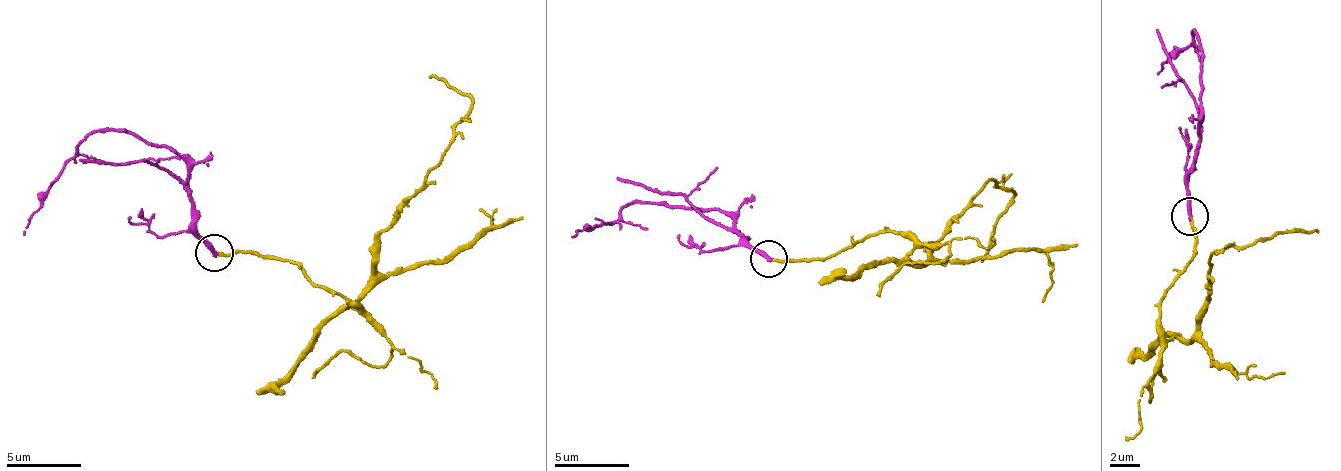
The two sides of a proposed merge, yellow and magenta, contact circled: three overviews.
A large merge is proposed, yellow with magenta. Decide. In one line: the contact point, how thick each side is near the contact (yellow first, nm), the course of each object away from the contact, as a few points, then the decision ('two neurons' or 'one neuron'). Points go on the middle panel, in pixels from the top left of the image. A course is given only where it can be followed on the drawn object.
(769, 258) | 200/320 nm | yellow via (767, 260), (831, 257), (886, 232), (927, 262), (927, 242), (986, 180), (1012, 189), (1012, 203), (980, 262) | magenta via (767, 257), (745, 243), (735, 214), (652, 200), (633, 201), (611, 224), (576, 231), (574, 237) | two neurons

